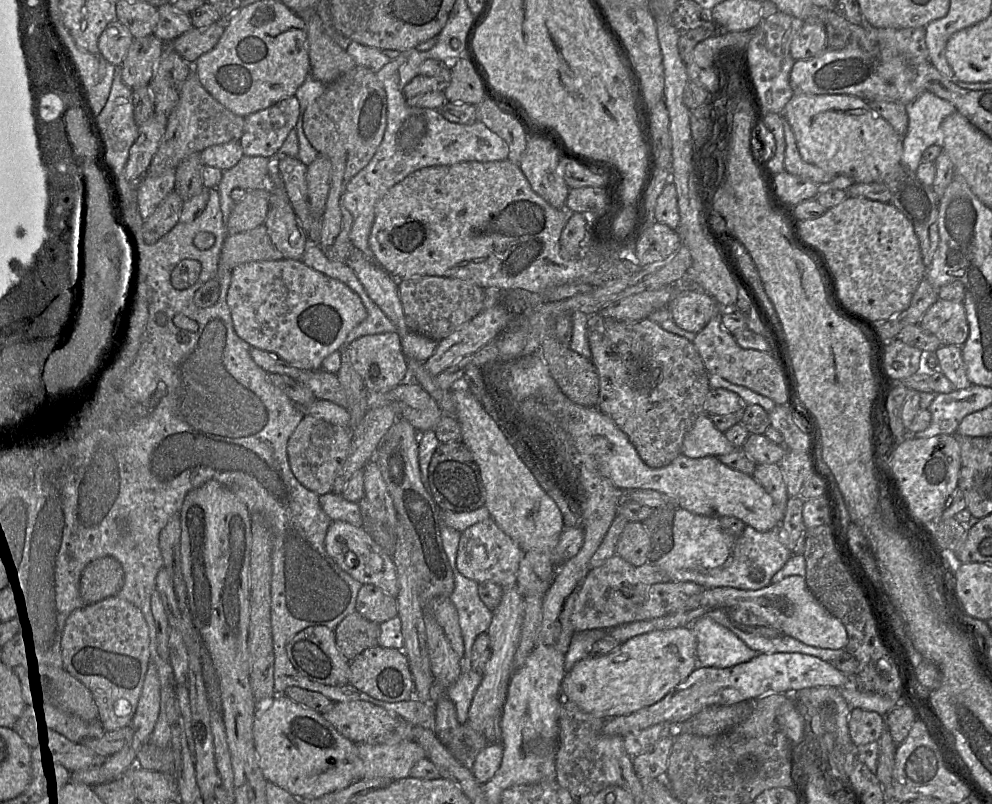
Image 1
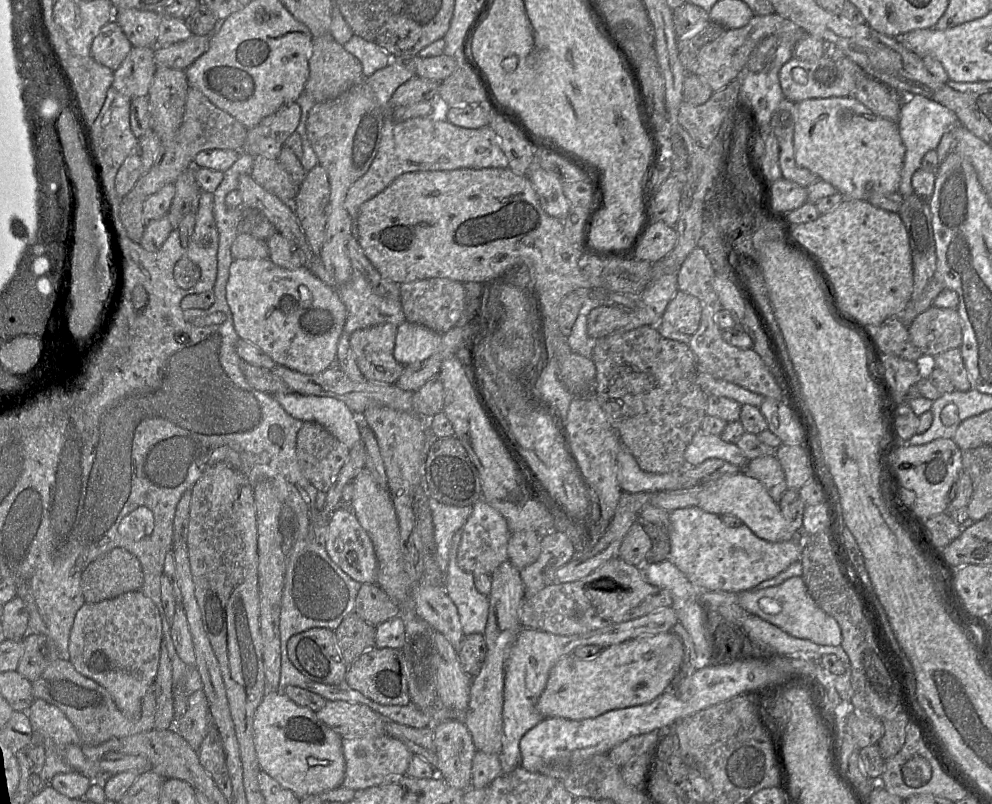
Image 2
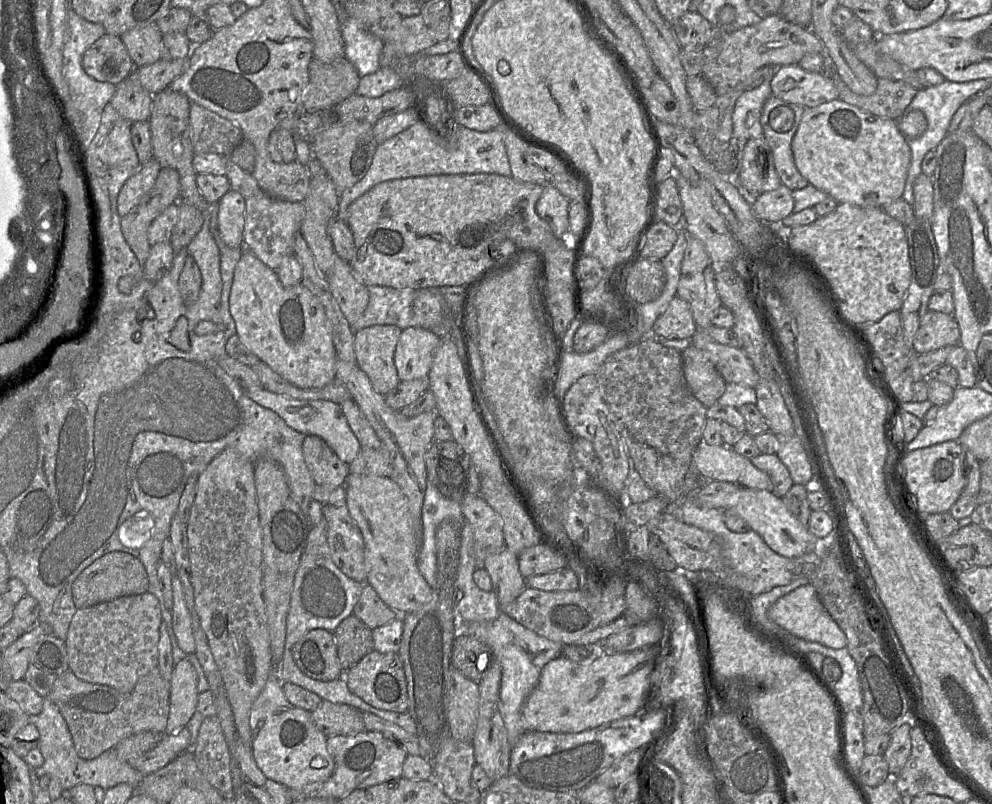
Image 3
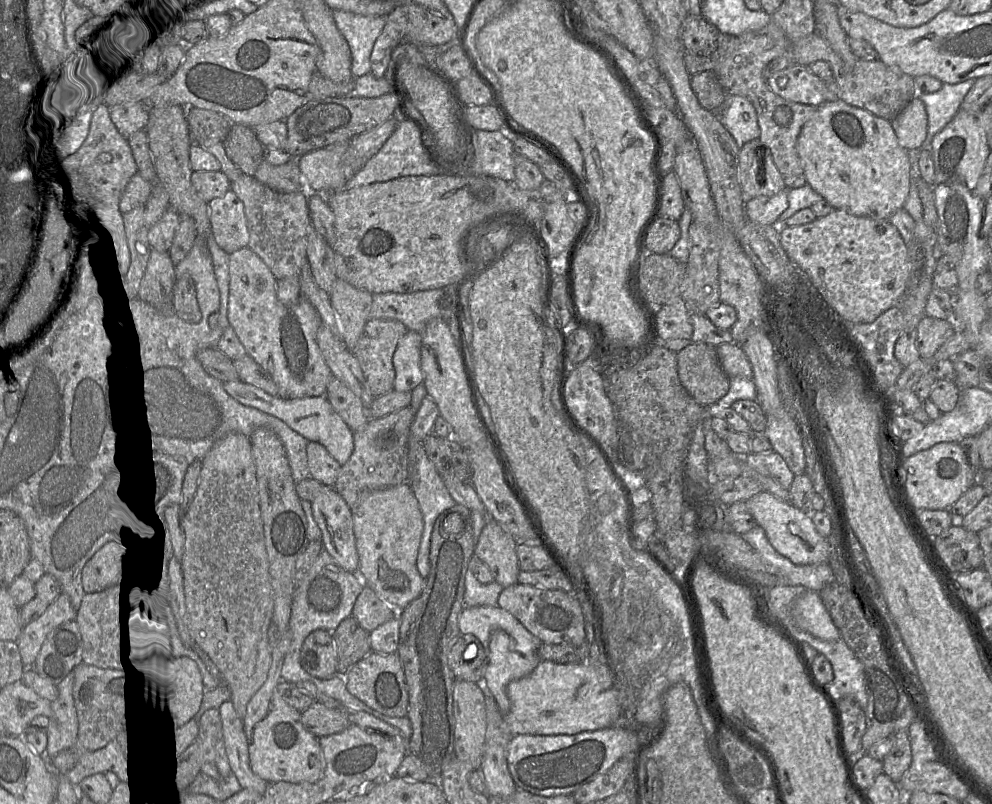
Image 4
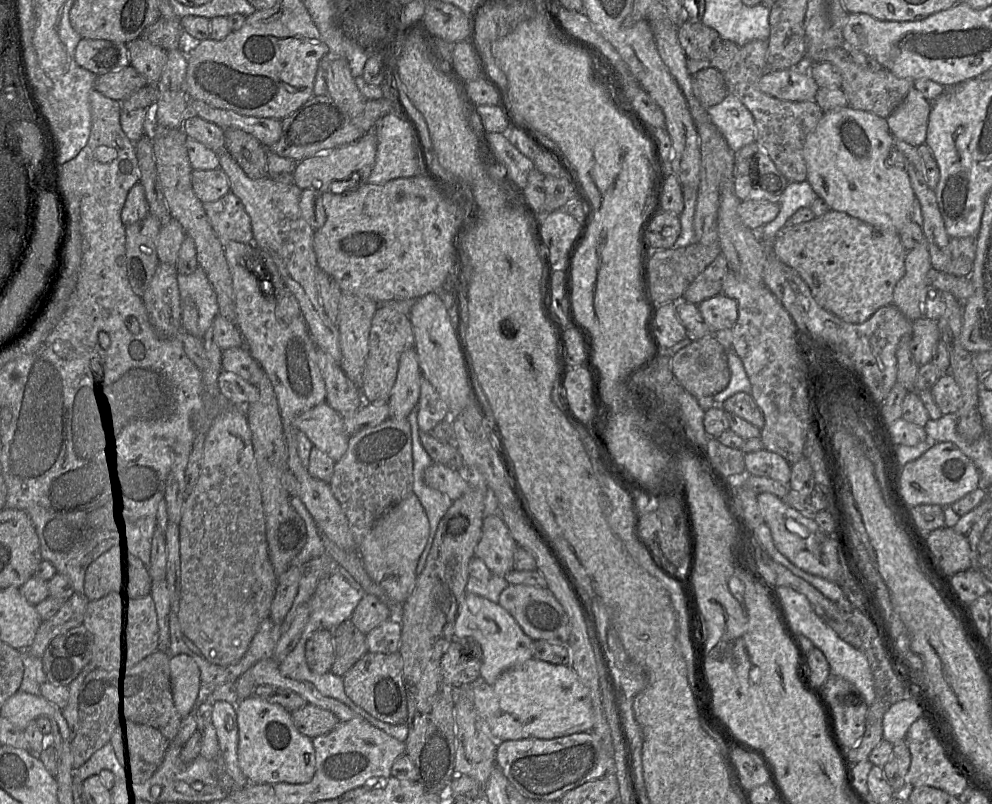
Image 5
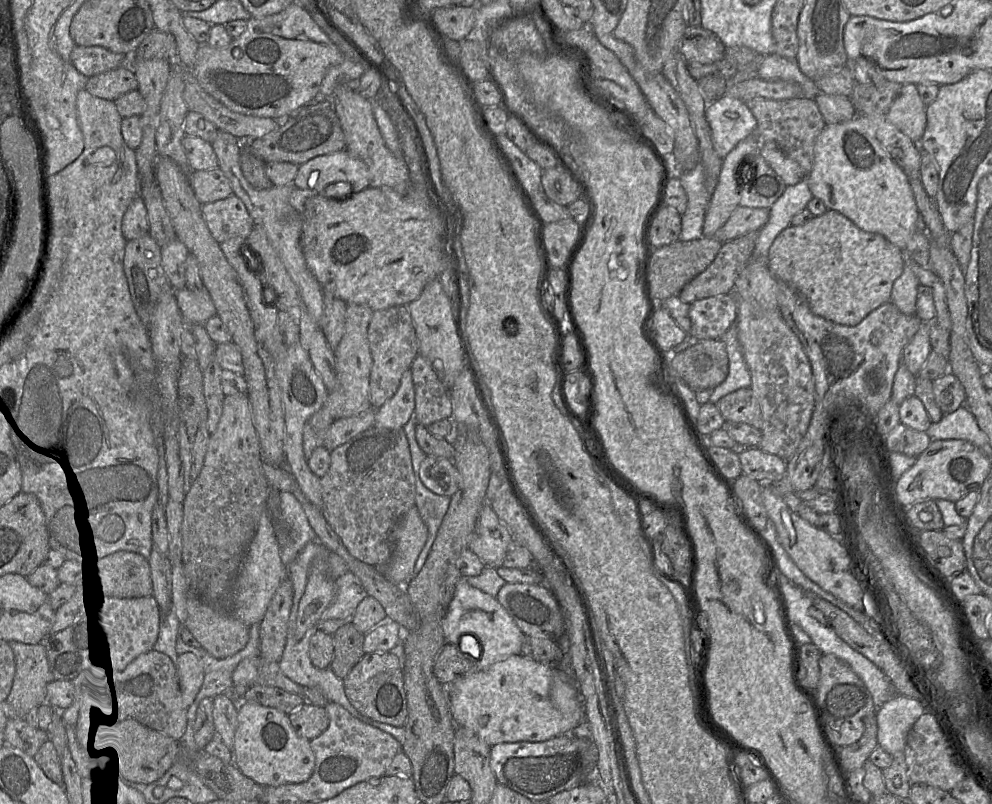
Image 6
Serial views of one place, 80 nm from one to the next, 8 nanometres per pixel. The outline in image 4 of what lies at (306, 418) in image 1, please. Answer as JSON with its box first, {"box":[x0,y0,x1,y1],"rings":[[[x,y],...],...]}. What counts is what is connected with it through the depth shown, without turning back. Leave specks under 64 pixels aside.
{"box":[307,441,341,486],"rings":[[[309,441],[307,445],[308,467],[311,477],[327,486],[334,486],[341,465],[318,442]]]}

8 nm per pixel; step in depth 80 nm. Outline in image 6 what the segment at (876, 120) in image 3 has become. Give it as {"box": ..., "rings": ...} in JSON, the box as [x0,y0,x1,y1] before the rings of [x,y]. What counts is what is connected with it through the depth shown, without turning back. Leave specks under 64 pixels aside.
{"box":[806,115,919,256],"rings":[[[856,115],[853,119],[847,122],[825,125],[815,141],[813,166],[811,171],[807,175],[806,180],[812,195],[822,200],[827,210],[834,210],[839,212],[864,232],[878,234],[885,237],[889,242],[891,242],[901,250],[903,256],[908,241],[912,238],[914,233],[918,231],[917,220],[919,218],[919,212],[908,177],[902,171],[902,169],[890,159],[889,154],[876,138],[875,130],[866,116]]]}

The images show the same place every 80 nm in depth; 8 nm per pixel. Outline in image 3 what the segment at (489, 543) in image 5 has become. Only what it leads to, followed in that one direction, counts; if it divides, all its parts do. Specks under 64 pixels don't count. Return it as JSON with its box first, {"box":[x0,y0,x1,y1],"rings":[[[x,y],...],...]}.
{"box":[483,546,527,613],"rings":[[[506,546],[483,561],[483,568],[492,580],[492,590],[497,597],[500,613],[527,587],[519,571],[518,556]]]}

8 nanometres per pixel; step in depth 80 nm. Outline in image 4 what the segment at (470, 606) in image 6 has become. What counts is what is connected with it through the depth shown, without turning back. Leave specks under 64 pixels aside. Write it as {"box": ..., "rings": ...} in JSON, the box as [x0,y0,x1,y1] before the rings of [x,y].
{"box":[458,606,542,715],"rings":[[[475,606],[464,608],[458,618],[460,634],[474,635],[484,647],[487,664],[484,678],[494,696],[502,715],[510,710],[507,695],[508,684],[516,679],[529,675],[541,661],[538,654],[542,642],[530,633],[524,625],[508,611],[499,606]]]}

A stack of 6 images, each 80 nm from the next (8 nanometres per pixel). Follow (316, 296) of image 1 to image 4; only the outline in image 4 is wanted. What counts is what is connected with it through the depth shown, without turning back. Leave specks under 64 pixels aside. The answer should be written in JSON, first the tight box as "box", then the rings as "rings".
{"box":[228,246,333,399],"rings":[[[248,246],[241,248],[235,252],[229,254],[229,275],[230,275],[230,291],[229,291],[229,305],[228,305],[228,319],[230,326],[233,327],[234,331],[238,335],[240,341],[244,345],[247,354],[253,358],[266,372],[270,374],[276,385],[279,389],[279,397],[287,399],[296,399],[296,398],[306,398],[306,397],[316,397],[323,396],[326,393],[328,383],[333,376],[331,369],[324,360],[324,357],[321,353],[321,350],[318,346],[316,334],[319,327],[323,324],[322,319],[317,312],[316,308],[311,304],[311,302],[300,296],[300,299],[291,305],[286,305],[281,303],[277,298],[277,281],[271,269],[267,264],[252,251]]]}

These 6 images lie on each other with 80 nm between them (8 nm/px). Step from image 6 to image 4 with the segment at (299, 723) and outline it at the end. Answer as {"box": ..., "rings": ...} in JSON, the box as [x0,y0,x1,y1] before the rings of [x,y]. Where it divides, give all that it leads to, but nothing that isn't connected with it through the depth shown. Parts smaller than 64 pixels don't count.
{"box":[301,702,351,738],"rings":[[[313,702],[301,712],[301,723],[317,738],[340,733],[351,725],[343,711],[329,708],[319,702]]]}

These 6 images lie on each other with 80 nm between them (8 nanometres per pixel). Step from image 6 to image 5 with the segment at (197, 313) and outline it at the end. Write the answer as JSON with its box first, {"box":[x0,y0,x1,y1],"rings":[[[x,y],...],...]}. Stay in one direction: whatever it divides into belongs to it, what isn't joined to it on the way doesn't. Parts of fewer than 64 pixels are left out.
{"box":[177,267,219,339],"rings":[[[201,267],[189,275],[178,273],[177,283],[181,301],[191,299],[198,309],[198,327],[200,337],[203,339],[204,334],[211,328],[215,317],[219,314],[217,295]]]}

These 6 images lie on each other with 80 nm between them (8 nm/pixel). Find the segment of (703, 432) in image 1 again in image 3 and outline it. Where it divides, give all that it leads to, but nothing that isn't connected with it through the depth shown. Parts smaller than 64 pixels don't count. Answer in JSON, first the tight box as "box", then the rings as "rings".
{"box":[692,441,773,491],"rings":[[[701,441],[692,461],[703,480],[727,481],[750,489],[773,491],[769,475],[757,469],[750,459],[736,453],[731,446],[709,445]]]}

